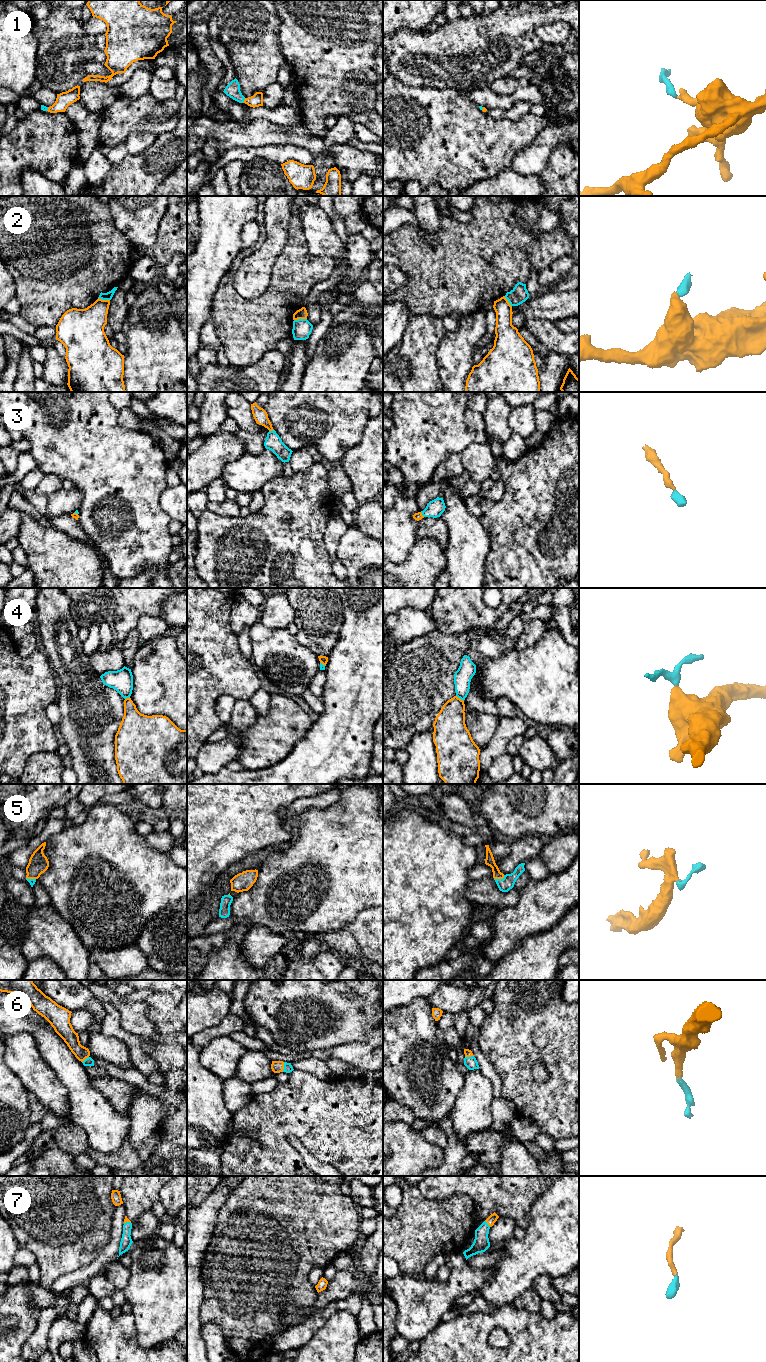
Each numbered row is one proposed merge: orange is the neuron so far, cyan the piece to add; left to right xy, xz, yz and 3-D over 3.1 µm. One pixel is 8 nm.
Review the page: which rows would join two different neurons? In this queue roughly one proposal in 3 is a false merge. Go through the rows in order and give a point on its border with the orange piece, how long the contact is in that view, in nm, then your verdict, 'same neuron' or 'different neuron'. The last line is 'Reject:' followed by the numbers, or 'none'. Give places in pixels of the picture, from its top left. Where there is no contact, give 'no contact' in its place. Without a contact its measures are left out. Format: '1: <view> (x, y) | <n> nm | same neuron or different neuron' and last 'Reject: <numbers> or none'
1: xz (244, 100) | 50 nm | same neuron
2: xz (300, 318) | 110 nm | different neuron
3: xz (271, 430) | 40 nm | same neuron
4: yz (459, 698) | 80 nm | different neuron
5: yz (499, 878) | 90 nm | same neuron
6: xz (283, 1067) | 80 nm | same neuron
7: yz (487, 1223) | 70 nm | same neuron
Reject: 2, 4

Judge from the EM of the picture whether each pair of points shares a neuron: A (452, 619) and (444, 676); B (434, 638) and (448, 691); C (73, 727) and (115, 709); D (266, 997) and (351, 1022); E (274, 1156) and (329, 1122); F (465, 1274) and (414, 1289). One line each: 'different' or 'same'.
A: different
B: same
C: same
D: same
E: same
F: same

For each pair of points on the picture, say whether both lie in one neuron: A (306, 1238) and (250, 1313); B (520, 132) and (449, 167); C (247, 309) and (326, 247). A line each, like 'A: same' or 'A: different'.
A: same
B: same
C: different

